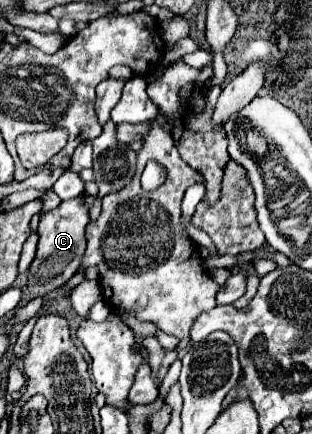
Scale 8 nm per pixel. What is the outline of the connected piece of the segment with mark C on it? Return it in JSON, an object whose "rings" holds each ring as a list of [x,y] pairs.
{"rings":[[[80,196],[72,200],[64,200],[56,210],[46,212],[40,218],[40,228],[38,228],[38,248],[36,248],[36,258],[28,268],[28,292],[38,292],[34,286],[42,286],[46,294],[58,290],[60,286],[70,280],[76,270],[80,268],[80,256],[84,254],[86,240],[84,240],[84,228],[88,224],[88,208],[80,204]]]}

